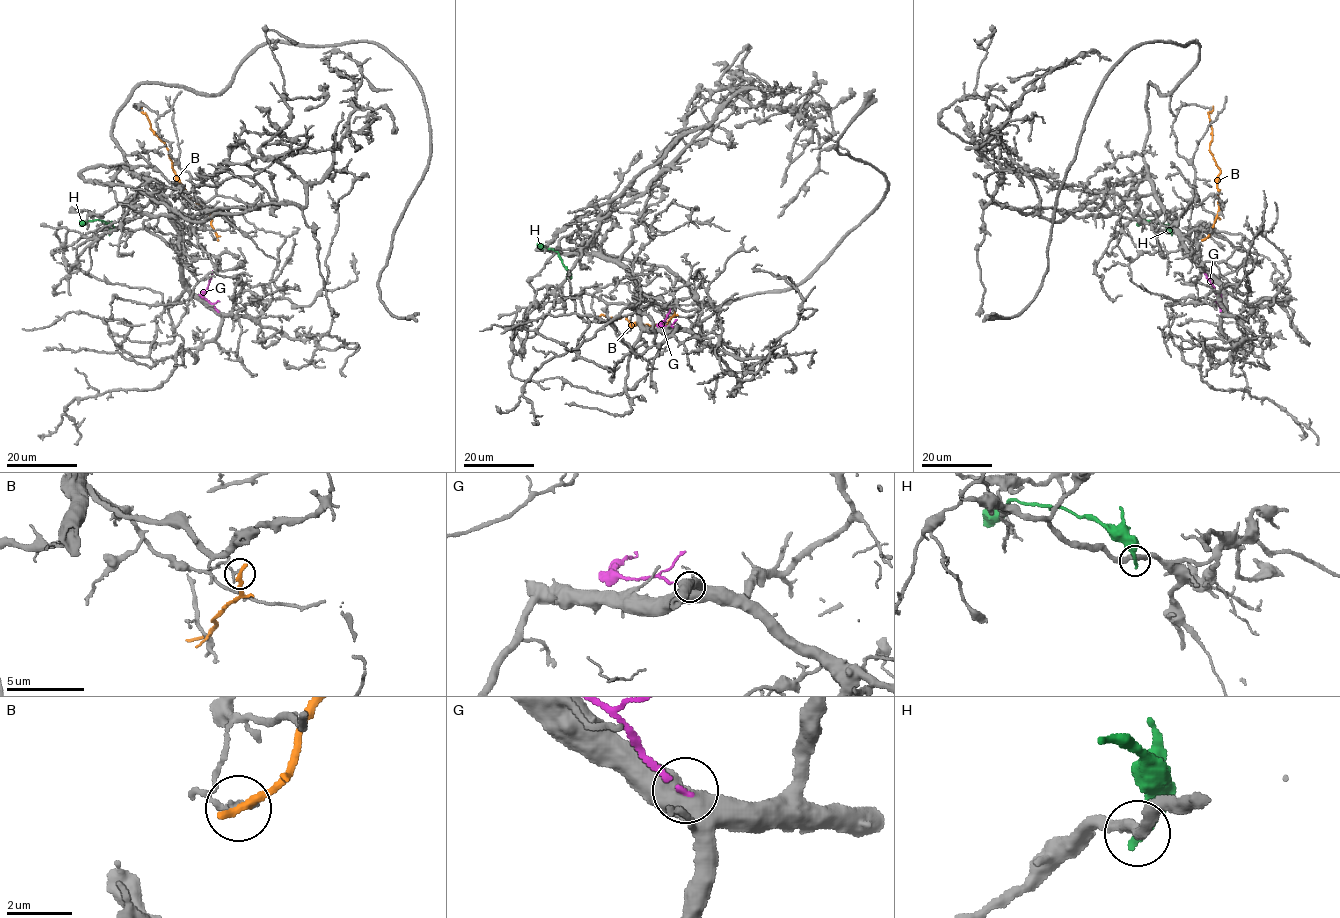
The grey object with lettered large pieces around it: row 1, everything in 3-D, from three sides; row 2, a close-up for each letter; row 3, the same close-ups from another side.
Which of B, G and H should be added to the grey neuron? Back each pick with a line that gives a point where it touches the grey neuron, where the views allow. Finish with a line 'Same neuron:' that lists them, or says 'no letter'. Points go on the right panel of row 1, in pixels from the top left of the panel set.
Same neuron: no letter

